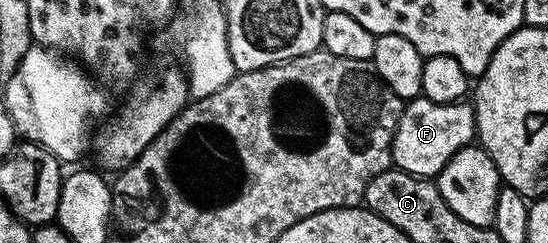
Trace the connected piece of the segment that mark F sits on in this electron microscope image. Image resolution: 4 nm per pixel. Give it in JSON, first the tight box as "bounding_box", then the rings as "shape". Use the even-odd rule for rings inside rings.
{"bounding_box":[392,97,476,177],"shape":[[[423,97],[409,99],[392,135],[392,161],[397,171],[435,177],[454,153],[469,146],[476,138],[476,108],[471,102],[435,103]]]}

